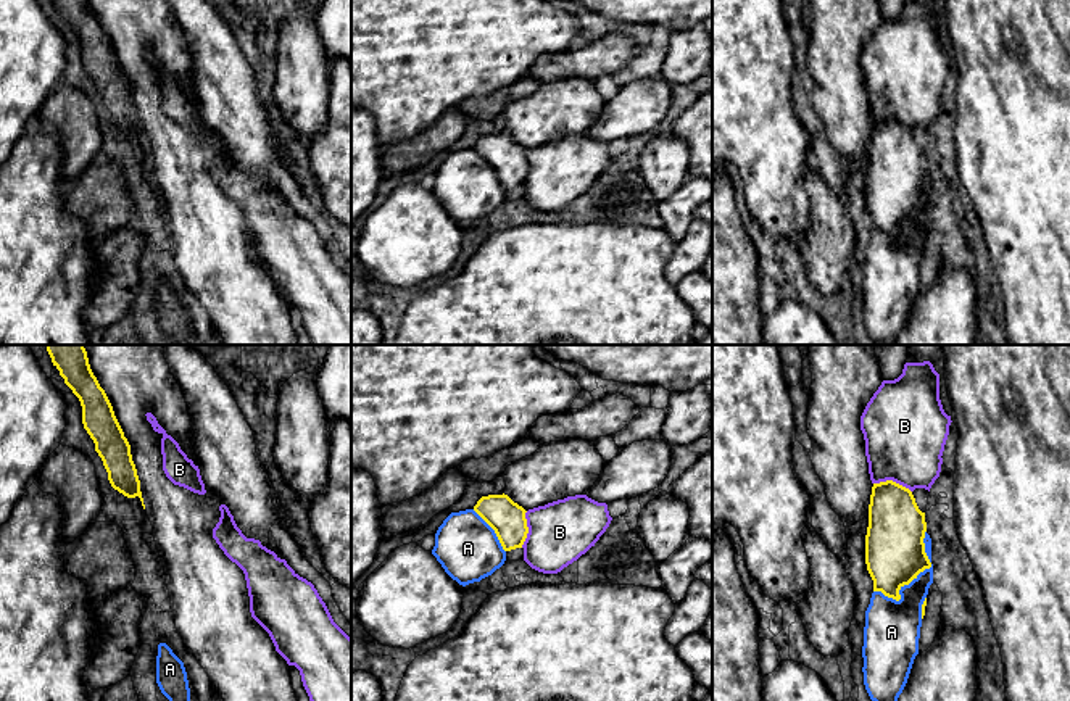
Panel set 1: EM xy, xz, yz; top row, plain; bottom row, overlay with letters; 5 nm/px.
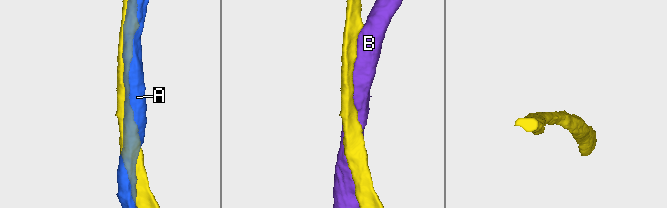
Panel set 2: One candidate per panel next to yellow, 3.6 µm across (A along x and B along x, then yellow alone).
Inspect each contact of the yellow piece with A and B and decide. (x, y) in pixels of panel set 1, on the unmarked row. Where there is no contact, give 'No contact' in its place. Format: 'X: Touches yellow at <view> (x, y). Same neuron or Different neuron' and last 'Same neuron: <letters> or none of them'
A: Touches yellow at yz (916, 215). Different neuron
B: Touches yellow at yz (891, 120). Different neuron
Same neuron: none of them

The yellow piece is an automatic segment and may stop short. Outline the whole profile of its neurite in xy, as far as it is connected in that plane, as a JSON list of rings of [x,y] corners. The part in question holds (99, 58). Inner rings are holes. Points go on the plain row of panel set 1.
[[[89,0],[52,2],[81,40],[84,68],[95,82],[95,90],[103,100],[111,126],[127,137],[139,135],[145,148],[131,84]]]

